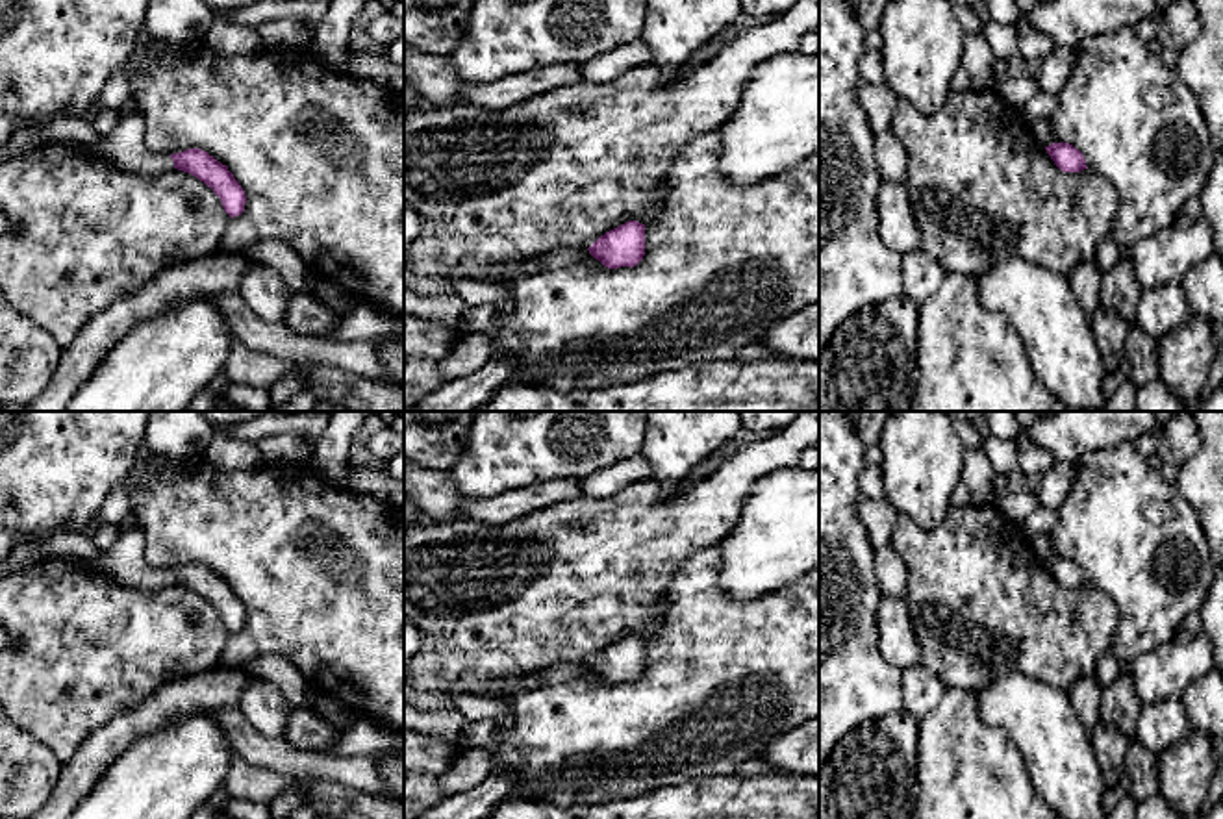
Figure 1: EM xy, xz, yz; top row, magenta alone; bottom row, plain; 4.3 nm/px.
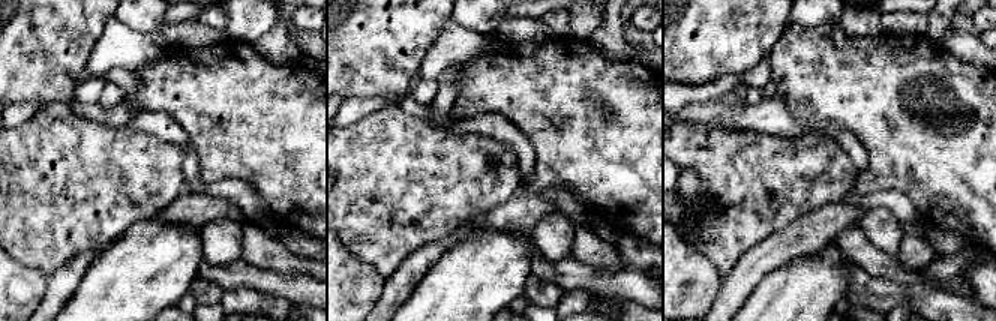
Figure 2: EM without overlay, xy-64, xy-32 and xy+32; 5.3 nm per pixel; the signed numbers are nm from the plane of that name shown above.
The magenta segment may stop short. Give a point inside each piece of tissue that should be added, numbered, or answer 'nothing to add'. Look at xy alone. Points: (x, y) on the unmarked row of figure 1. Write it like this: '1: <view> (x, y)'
1: xy (125, 562)

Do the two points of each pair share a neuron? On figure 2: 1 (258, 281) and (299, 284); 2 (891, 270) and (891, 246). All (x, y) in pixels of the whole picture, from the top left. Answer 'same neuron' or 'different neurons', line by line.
1: same neuron
2: different neurons

